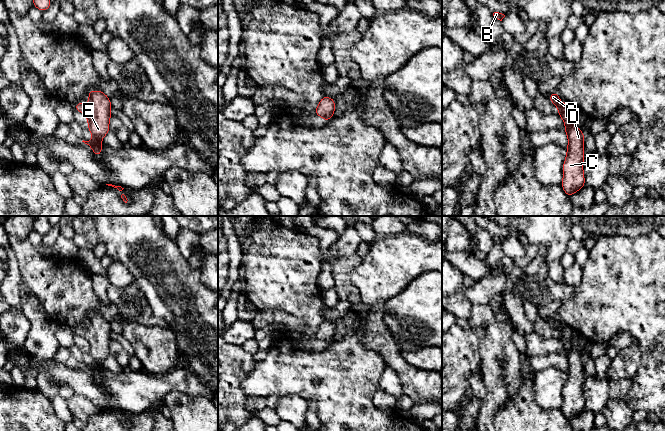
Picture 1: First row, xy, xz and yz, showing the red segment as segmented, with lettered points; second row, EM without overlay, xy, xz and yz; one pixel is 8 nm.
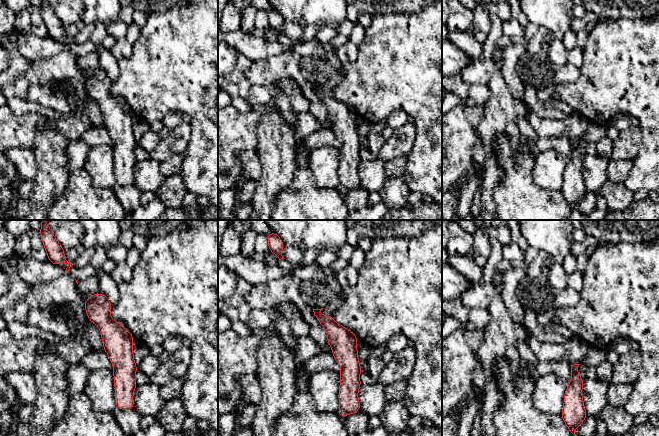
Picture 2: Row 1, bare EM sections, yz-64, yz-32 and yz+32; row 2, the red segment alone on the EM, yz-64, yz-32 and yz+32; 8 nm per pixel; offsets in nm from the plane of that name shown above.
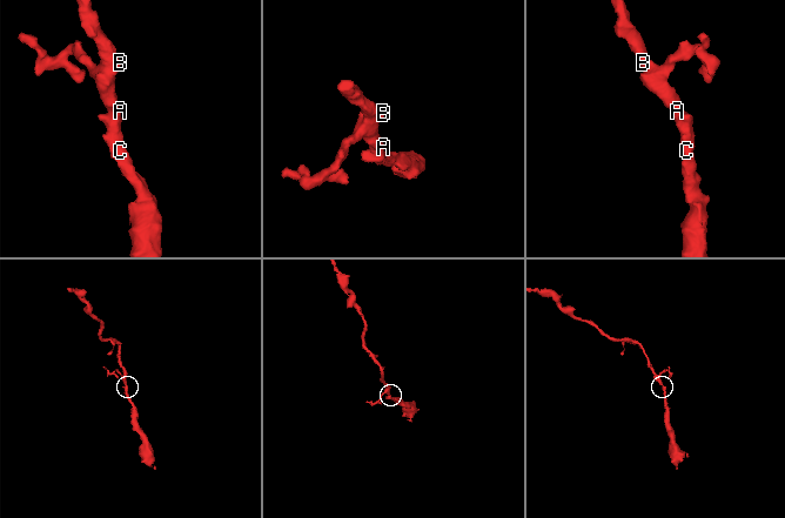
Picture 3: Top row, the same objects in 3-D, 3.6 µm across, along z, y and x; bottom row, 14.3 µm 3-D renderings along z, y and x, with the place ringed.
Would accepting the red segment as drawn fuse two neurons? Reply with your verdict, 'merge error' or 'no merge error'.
no merge error

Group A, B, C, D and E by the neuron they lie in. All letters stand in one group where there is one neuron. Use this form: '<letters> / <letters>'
A B C D E

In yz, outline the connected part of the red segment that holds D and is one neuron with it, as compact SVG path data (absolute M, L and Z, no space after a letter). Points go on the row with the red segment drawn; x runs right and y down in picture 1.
M554 92L548 98L559 109L558 115L564 120L565 133L568 136L567 156L563 164L564 192L571 197L575 192L585 186L583 160L584 160L584 134L581 129L572 124L572 116L577 109L575 105L563 104L560 96Z

